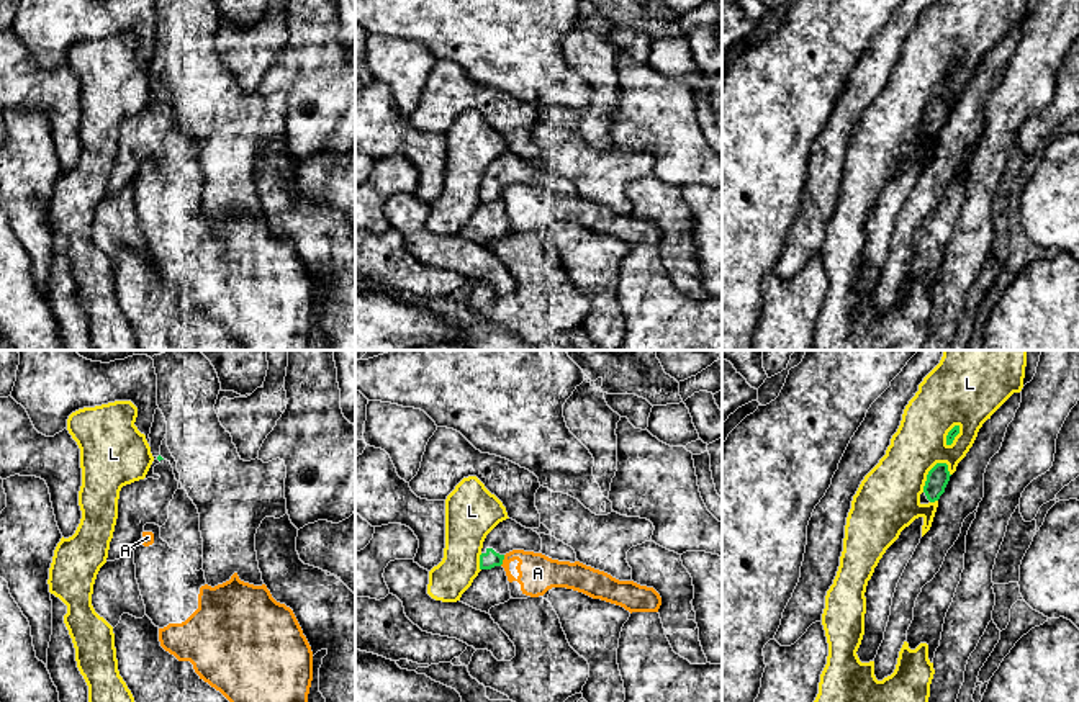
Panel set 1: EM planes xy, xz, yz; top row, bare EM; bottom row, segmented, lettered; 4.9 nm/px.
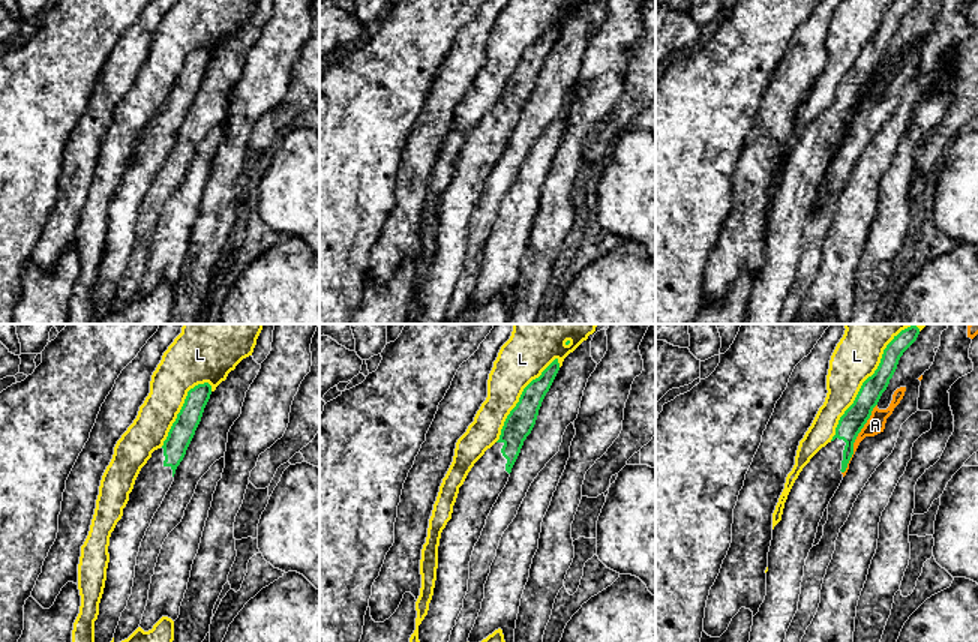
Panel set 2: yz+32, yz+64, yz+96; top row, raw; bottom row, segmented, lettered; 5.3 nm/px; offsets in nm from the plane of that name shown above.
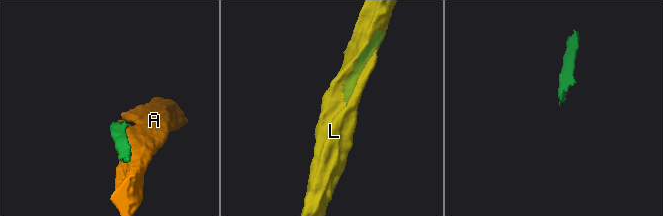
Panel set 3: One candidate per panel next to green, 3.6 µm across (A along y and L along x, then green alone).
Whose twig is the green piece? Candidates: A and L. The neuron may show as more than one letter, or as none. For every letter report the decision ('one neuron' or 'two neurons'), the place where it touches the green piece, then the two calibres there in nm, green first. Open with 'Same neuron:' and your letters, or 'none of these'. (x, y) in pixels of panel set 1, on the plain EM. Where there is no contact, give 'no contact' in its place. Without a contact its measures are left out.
Same neuron: none of these
A: two neurons; contact xz (503, 192); calibres 90 and 190 nm
L: two neurons; contact yz (929, 107); calibres 110 and 320 nm

